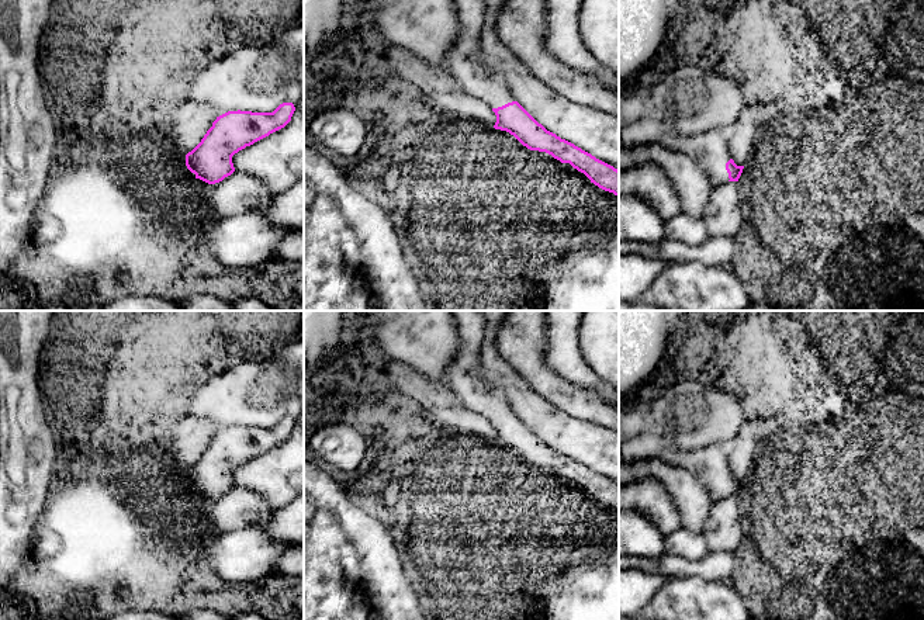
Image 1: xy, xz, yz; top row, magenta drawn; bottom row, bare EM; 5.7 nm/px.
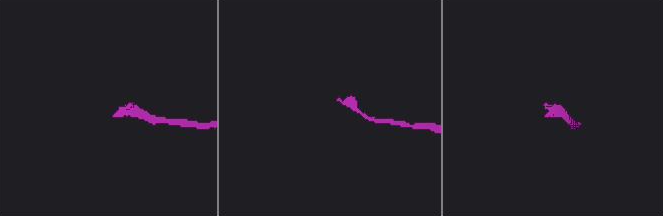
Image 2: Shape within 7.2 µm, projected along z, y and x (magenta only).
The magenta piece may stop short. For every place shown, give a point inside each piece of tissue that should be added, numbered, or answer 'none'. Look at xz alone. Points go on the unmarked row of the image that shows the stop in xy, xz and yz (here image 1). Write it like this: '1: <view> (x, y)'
1: xz (464, 376)

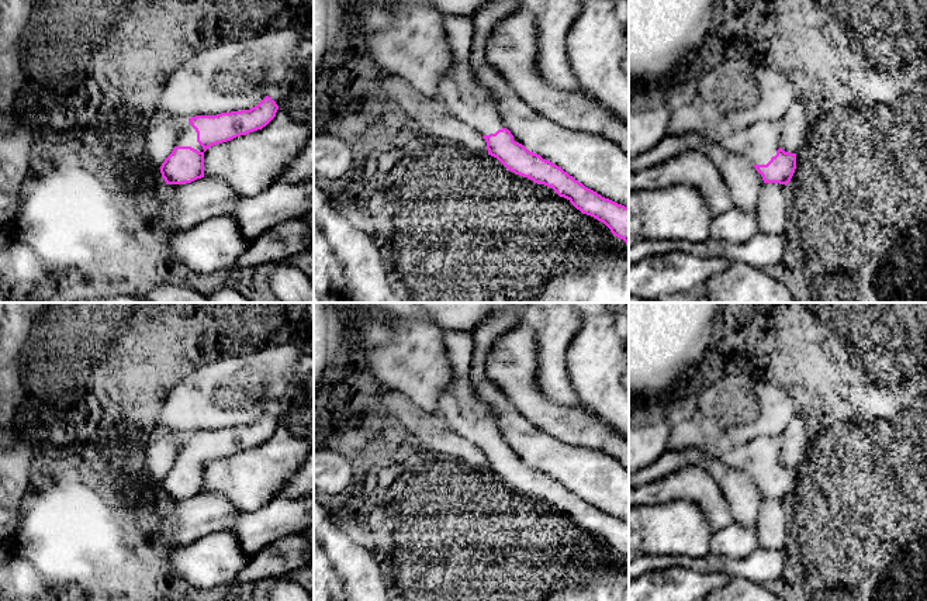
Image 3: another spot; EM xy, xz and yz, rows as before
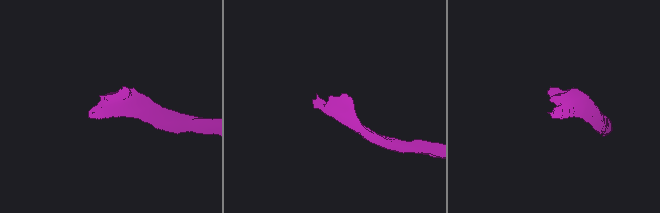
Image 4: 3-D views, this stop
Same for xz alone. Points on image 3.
1: xz (464, 414)

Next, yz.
1: yz (758, 458)

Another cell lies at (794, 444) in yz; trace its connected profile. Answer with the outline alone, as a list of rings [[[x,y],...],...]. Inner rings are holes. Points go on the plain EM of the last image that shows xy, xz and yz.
[[[793,417],[782,434],[781,463],[785,467],[796,469],[807,446],[806,422]]]

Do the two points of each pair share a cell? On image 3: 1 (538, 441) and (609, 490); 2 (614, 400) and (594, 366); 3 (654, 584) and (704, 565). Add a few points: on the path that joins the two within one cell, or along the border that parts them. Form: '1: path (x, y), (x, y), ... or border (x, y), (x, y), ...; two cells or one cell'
1: path (556, 459), (591, 475); one cell
2: path (614, 391), (614, 386), (602, 375); one cell
3: border (657, 570), (688, 567), (723, 574); two cells

